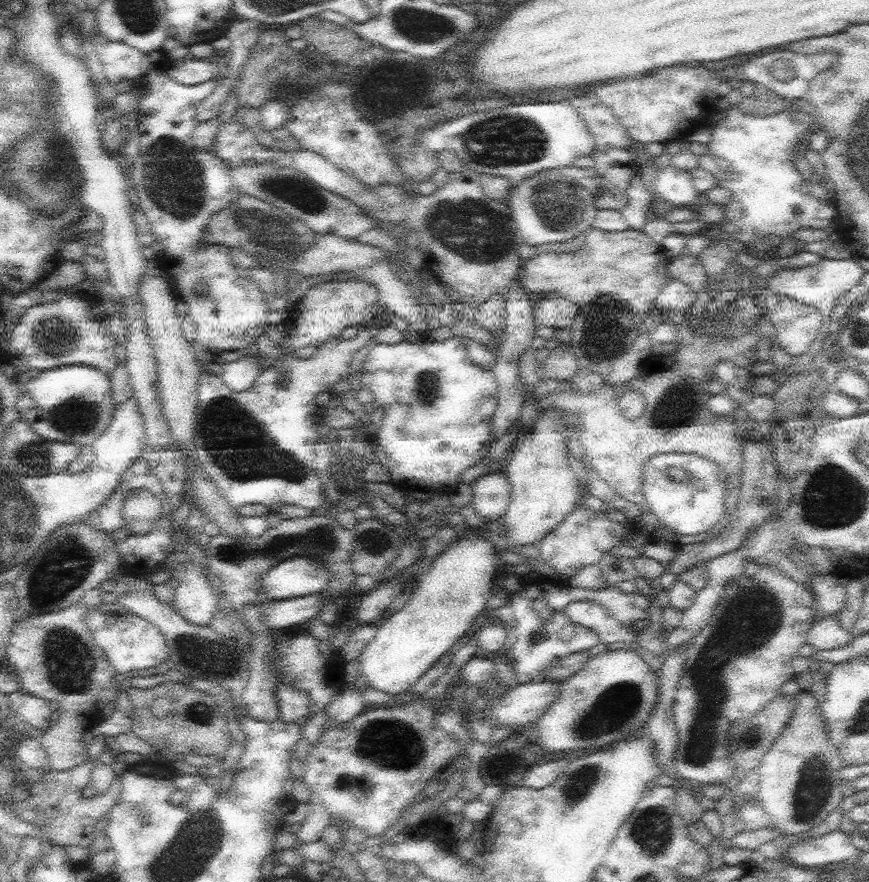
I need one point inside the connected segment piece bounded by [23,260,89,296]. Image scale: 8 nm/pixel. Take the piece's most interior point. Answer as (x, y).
(68, 274)

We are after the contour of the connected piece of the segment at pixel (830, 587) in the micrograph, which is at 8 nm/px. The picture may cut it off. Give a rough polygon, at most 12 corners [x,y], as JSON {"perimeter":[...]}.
{"perimeter":[[819,576],[815,594],[815,616],[831,618],[845,606],[843,580]]}

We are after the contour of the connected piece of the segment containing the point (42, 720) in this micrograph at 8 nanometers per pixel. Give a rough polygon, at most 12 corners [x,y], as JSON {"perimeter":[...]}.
{"perimeter":[[21,688],[9,694],[11,714],[43,734],[53,720],[53,702]]}

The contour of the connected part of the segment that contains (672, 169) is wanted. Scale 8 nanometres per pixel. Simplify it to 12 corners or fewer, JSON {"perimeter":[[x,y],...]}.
{"perimeter":[[659,170],[655,192],[665,208],[697,204],[691,172]]}

